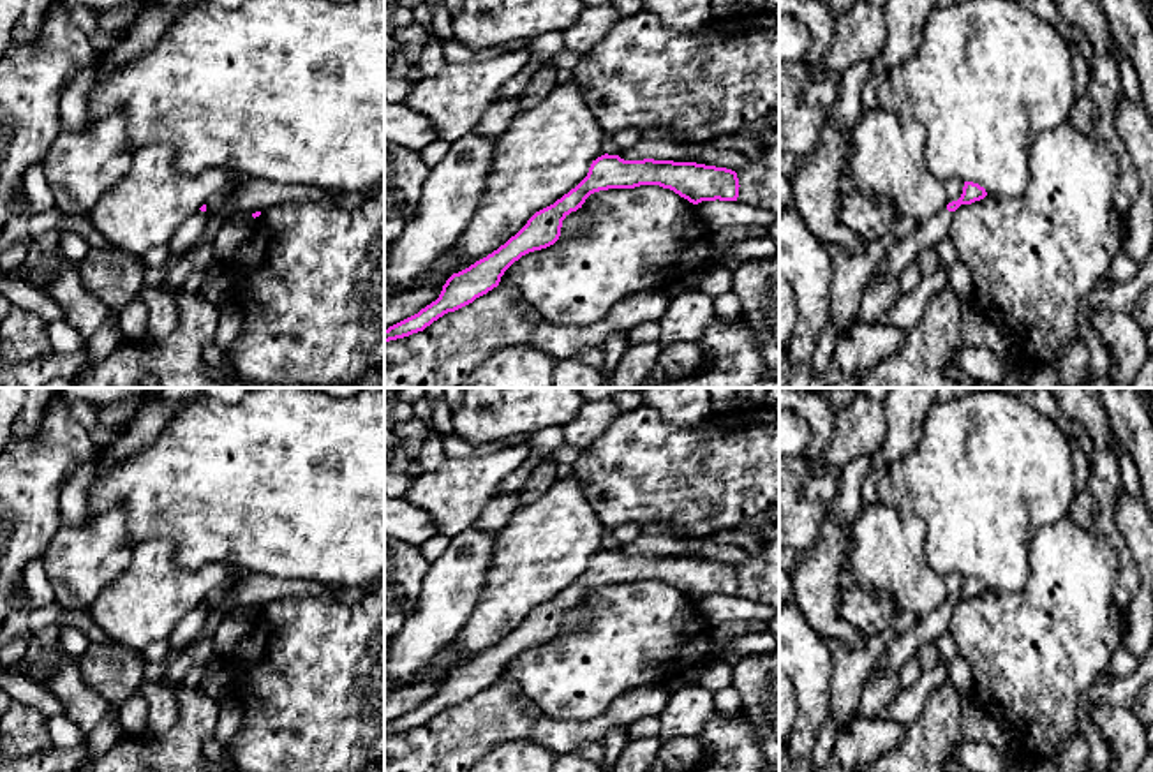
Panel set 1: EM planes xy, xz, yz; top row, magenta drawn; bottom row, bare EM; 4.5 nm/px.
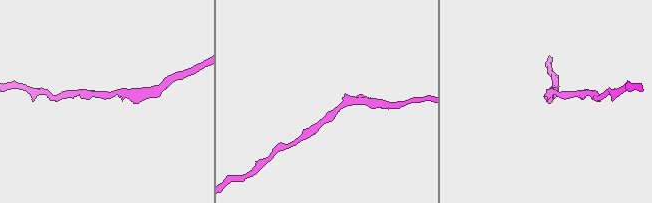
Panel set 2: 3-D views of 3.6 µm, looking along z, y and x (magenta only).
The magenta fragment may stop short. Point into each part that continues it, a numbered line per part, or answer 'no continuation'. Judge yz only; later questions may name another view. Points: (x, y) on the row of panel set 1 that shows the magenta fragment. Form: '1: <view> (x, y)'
1: yz (901, 254)

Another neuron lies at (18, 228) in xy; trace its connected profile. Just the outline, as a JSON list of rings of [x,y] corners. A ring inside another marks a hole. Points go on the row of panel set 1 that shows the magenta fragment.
[[[53,206],[30,217],[12,215],[0,233],[0,252],[19,240],[33,240],[46,231],[71,231],[79,234],[92,249],[109,247],[86,213],[65,215]]]

